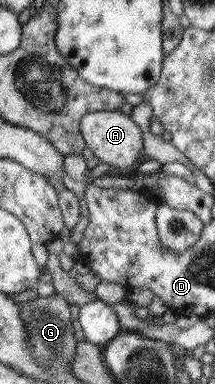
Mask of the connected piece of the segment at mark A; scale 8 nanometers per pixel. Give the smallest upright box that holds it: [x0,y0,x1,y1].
[80,109,144,170]

